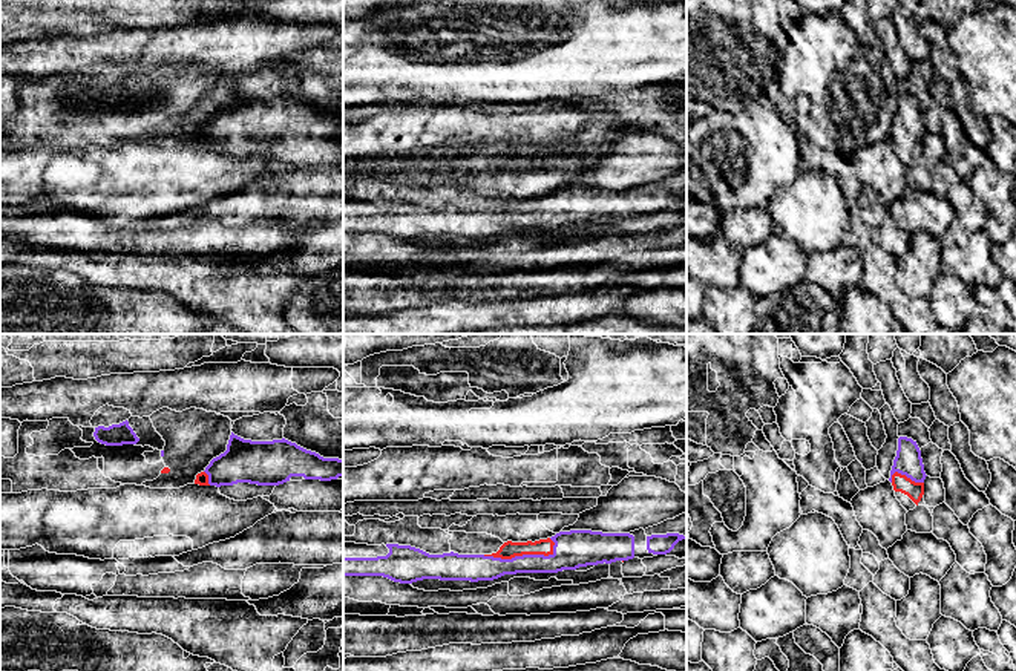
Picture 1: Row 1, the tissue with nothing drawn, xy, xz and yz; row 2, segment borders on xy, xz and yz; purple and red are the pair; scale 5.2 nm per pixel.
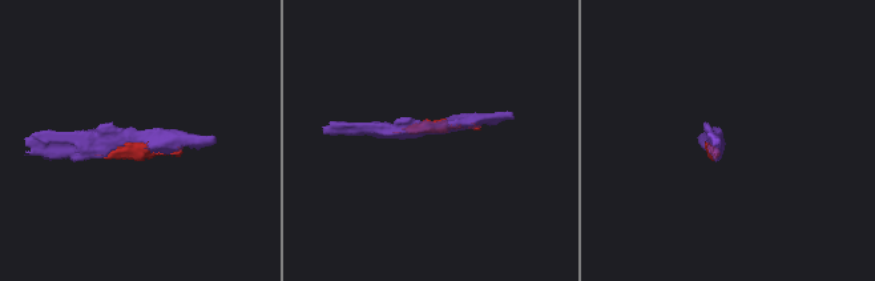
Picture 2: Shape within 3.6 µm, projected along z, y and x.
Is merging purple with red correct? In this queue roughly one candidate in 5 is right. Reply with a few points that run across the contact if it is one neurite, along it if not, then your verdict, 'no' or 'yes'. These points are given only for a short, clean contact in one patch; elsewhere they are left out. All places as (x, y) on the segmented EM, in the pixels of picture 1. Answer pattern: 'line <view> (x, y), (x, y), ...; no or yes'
yes

